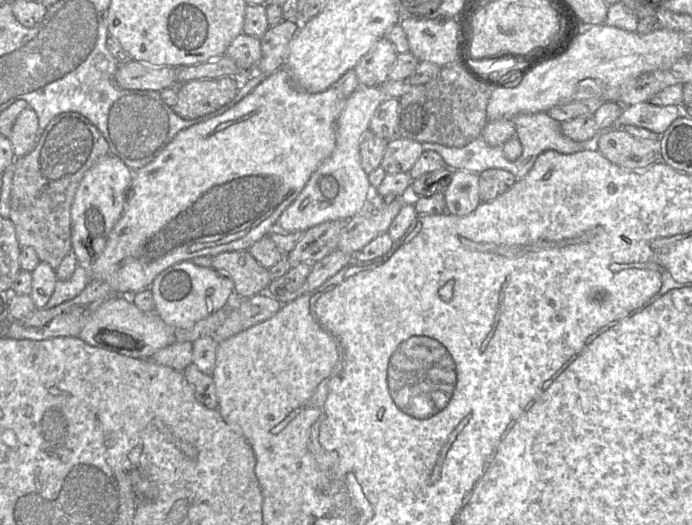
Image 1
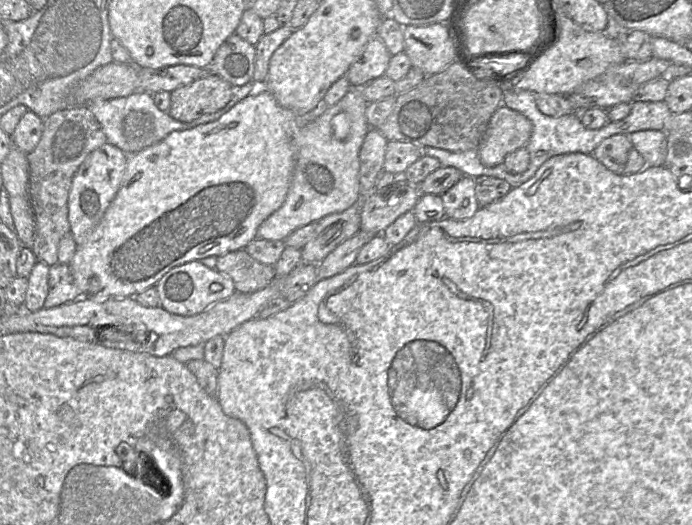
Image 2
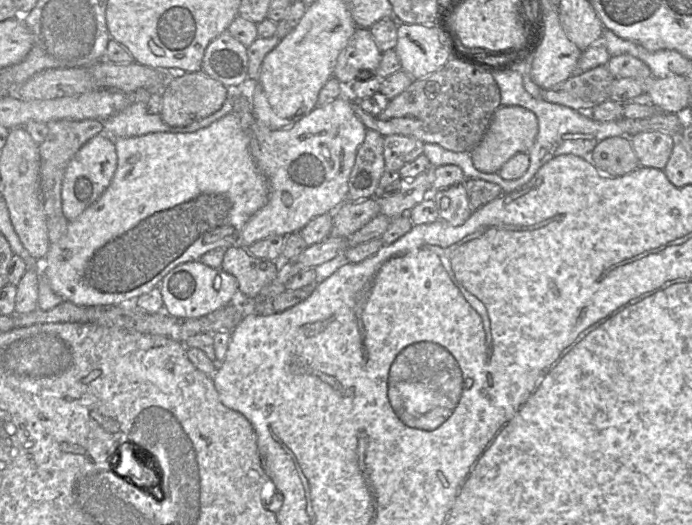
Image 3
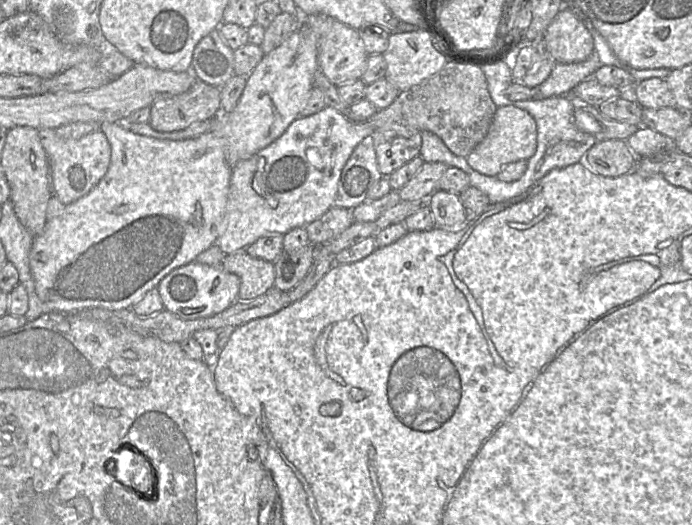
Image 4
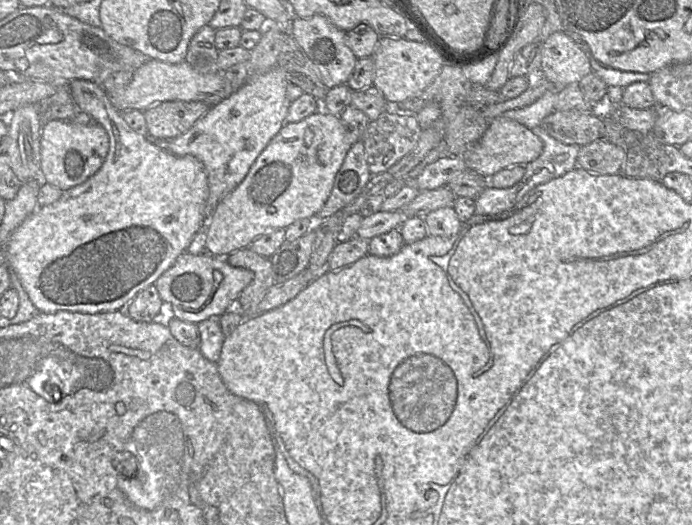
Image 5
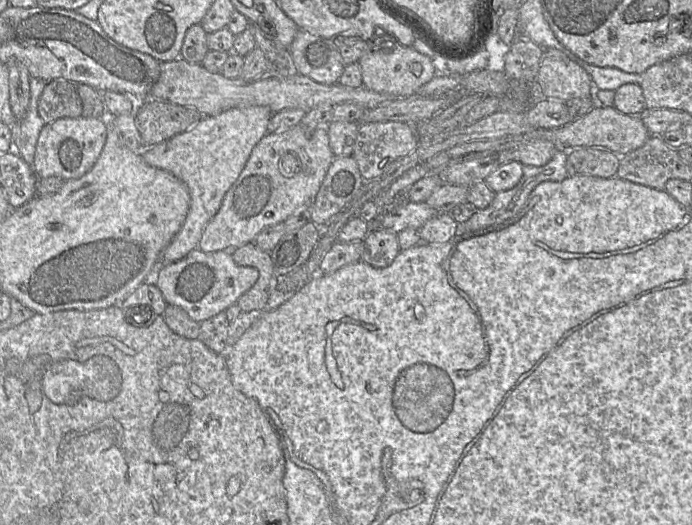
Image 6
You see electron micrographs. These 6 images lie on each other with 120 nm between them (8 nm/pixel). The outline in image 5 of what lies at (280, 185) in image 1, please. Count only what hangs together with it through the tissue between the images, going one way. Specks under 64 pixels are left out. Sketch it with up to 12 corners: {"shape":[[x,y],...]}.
{"shape":[[69,82],[109,152],[4,244],[42,313],[125,309],[205,228],[204,165]]}

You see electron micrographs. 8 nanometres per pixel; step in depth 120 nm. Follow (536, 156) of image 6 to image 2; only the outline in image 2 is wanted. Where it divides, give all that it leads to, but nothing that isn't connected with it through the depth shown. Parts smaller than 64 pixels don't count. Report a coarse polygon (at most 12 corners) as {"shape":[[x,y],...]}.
{"shape":[[501,104],[477,147],[481,163],[502,164],[527,145],[532,123]]}

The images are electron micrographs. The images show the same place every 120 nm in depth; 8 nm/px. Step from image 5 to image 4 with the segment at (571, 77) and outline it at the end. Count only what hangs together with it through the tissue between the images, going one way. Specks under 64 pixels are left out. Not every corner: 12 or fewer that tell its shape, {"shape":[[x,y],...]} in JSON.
{"shape":[[563,6],[541,47],[556,63],[590,57],[583,19]]}

